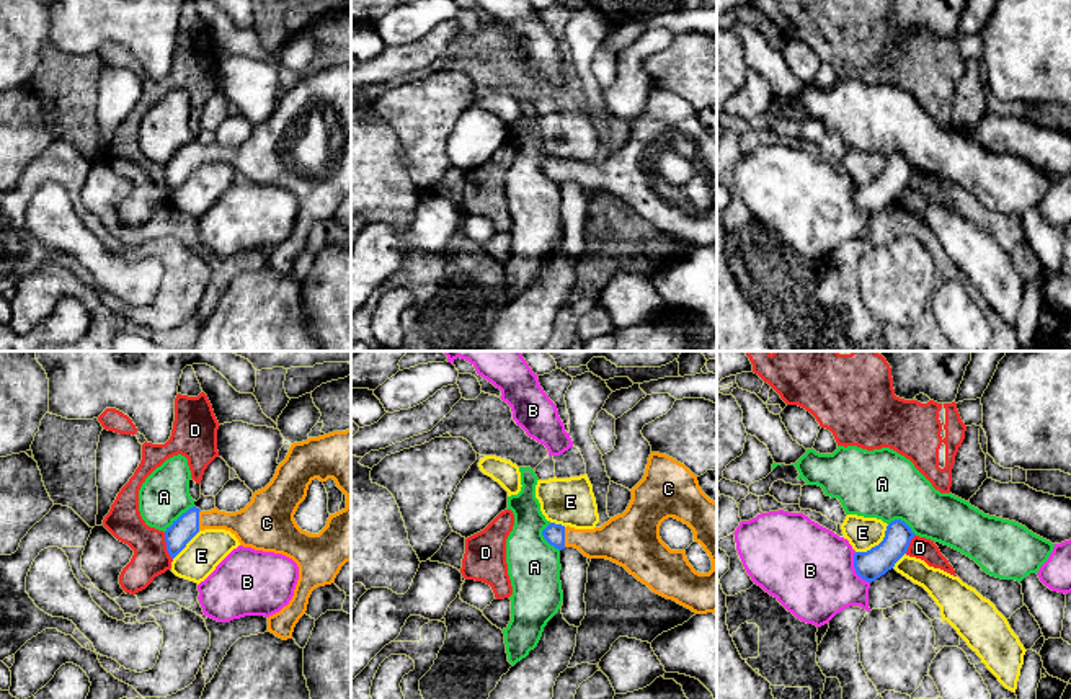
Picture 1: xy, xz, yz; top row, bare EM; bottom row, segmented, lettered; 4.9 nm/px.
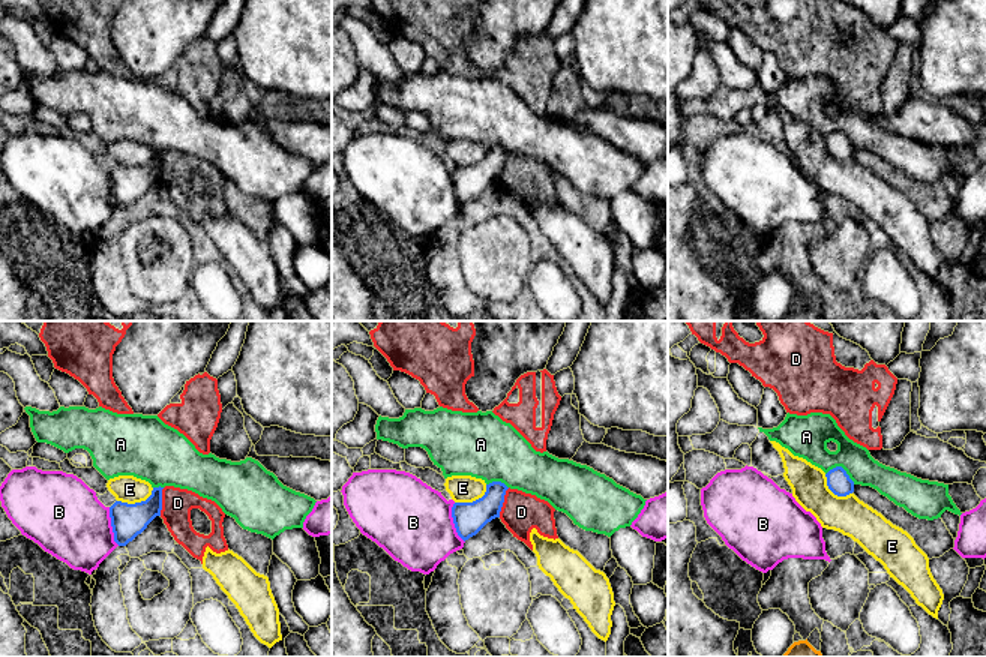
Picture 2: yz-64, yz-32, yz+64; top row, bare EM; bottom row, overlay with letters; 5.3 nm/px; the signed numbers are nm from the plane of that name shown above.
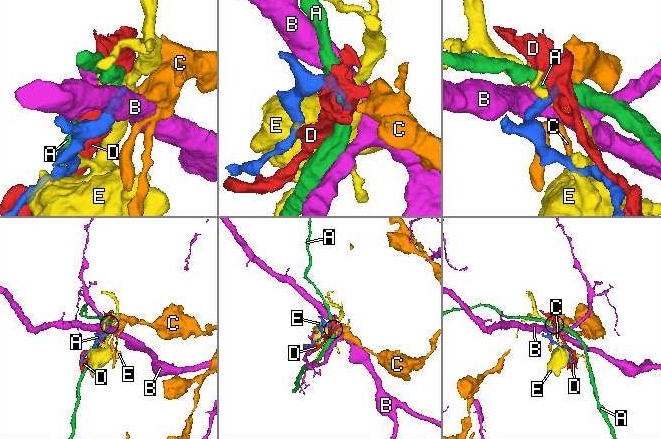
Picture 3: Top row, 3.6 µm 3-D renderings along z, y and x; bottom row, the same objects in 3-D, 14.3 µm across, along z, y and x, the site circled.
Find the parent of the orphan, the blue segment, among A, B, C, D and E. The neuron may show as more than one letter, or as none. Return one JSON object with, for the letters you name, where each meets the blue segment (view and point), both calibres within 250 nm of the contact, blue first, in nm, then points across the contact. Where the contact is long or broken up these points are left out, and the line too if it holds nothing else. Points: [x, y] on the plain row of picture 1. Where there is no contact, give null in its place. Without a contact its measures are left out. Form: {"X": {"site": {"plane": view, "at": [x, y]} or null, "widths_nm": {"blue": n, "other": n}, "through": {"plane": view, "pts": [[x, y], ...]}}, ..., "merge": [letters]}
{"C": {"site": {"plane": "xy", "at": [198, 154]}, "widths_nm": {"blue": 120, "other": 170}}, "merge": ["C"]}

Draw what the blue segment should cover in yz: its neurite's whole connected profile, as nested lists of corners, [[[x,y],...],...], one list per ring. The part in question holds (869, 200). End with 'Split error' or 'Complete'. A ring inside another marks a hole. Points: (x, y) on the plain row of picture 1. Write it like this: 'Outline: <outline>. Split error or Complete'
Outline: [[[895,154],[887,160],[883,175],[867,186],[854,188],[855,207],[872,217],[888,204],[908,186],[909,176],[916,168],[911,162],[901,155]]]. Complete

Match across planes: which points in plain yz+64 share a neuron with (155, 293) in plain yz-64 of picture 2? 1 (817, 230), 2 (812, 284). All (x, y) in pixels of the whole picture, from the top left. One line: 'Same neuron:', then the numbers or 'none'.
Same neuron: none

